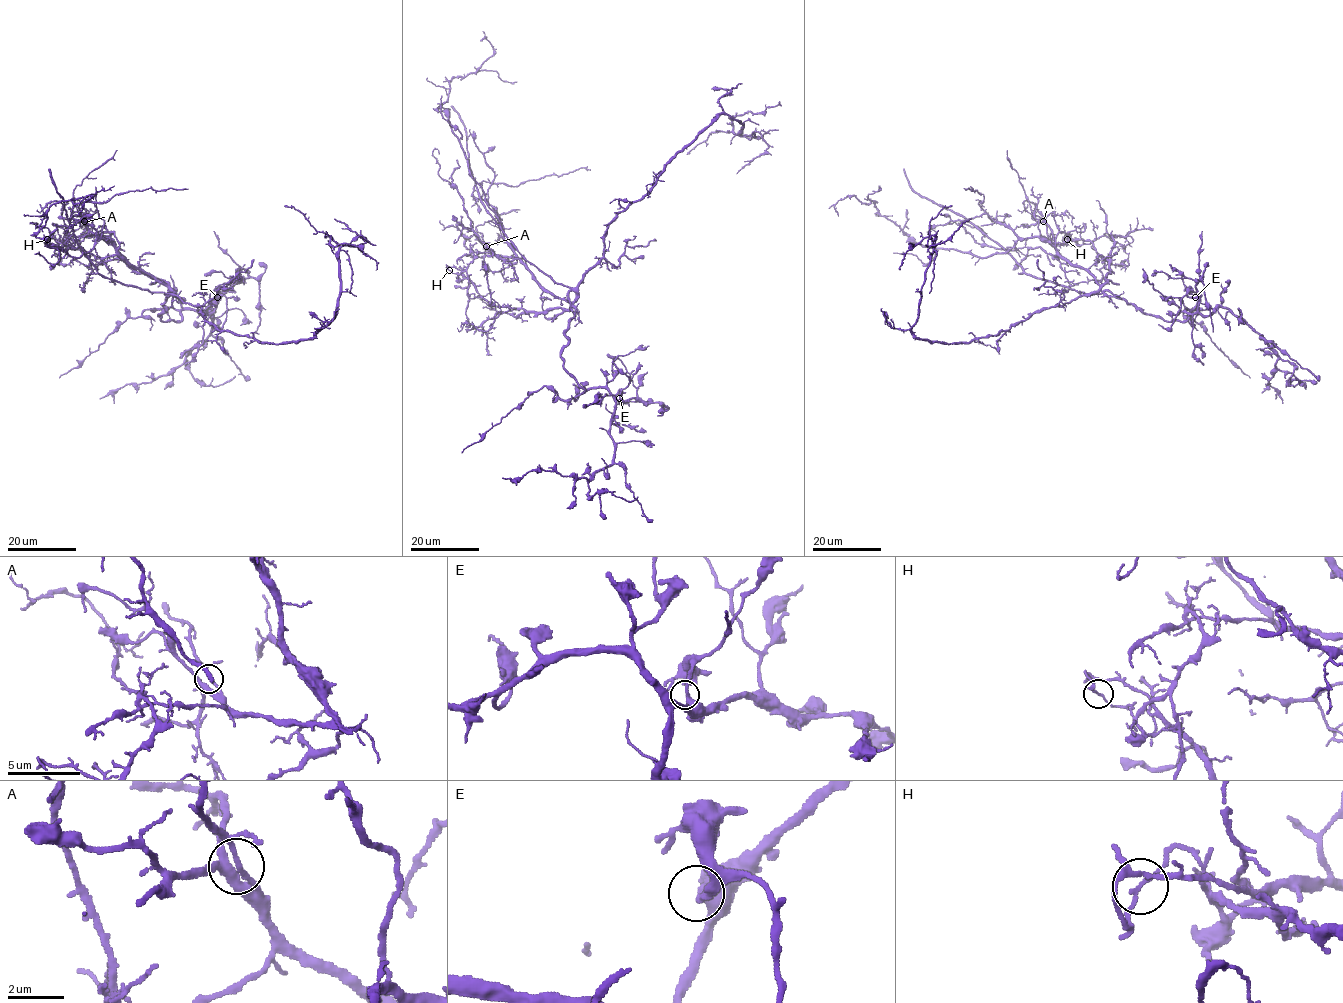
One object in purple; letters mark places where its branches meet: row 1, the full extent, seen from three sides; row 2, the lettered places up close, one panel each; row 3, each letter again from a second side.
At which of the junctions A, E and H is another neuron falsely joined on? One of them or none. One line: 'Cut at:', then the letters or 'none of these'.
Cut at: H

